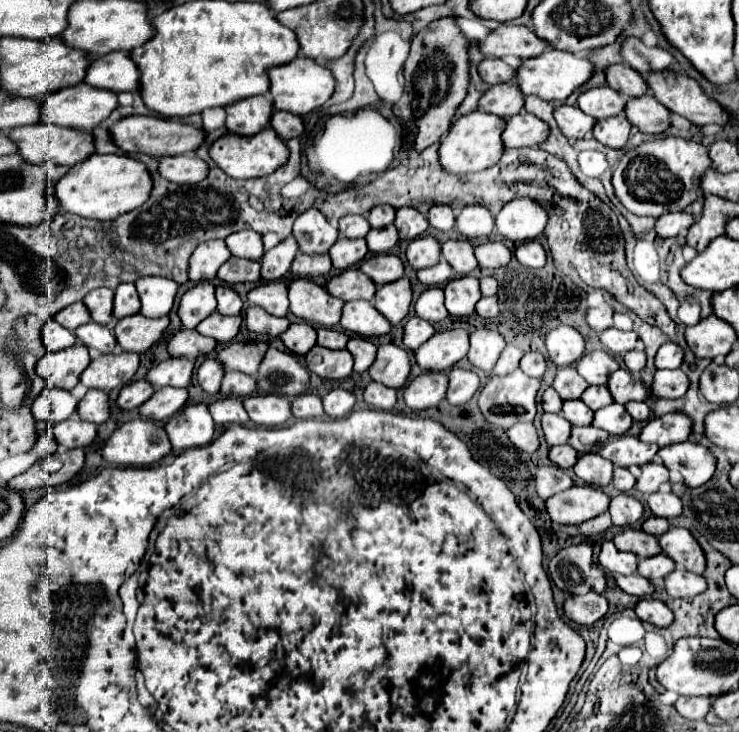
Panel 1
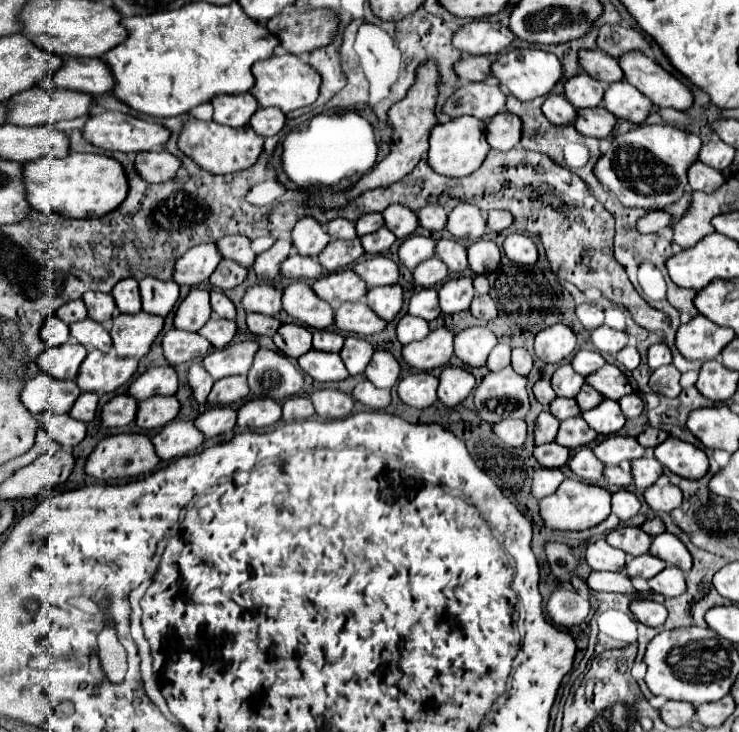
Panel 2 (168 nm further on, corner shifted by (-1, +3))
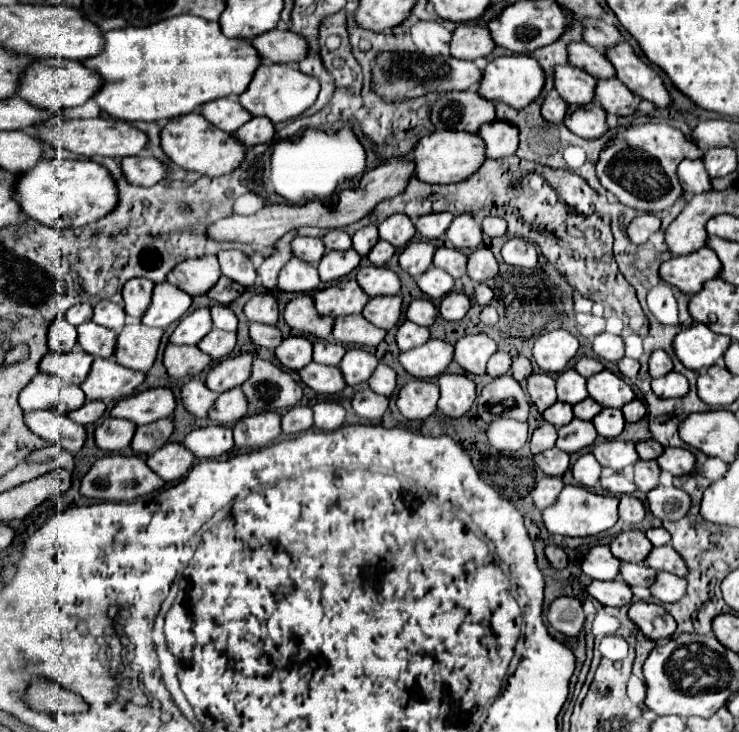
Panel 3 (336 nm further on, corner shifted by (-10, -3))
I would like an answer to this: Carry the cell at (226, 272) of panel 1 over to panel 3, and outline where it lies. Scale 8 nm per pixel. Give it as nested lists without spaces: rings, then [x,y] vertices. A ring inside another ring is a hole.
[[[222,276],[222,278],[214,284],[214,288],[208,290],[208,296],[210,296],[212,300],[220,302],[220,304],[230,304],[230,302],[236,300],[244,290],[246,290],[246,288],[244,288],[242,284],[236,284],[234,280],[228,280],[226,276]]]

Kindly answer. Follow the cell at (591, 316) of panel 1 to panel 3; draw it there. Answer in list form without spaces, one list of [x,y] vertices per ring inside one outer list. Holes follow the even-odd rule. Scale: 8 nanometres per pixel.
[[[576,314],[576,322],[578,322],[580,334],[586,338],[594,338],[600,332],[604,332],[604,328],[606,328],[606,320],[598,318],[594,314]]]

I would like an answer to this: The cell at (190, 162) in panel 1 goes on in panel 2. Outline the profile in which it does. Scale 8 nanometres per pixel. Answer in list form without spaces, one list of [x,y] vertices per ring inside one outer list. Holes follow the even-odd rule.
[[[149,150],[149,152],[137,152],[135,156],[135,170],[137,174],[151,184],[173,180],[175,172],[179,170],[181,160],[167,150]]]

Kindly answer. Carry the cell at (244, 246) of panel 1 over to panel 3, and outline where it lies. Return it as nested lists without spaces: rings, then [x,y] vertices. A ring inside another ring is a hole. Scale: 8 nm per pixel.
[[[222,250],[218,252],[218,262],[222,276],[236,280],[242,286],[252,286],[256,280],[256,268],[252,266],[250,258],[242,250]]]

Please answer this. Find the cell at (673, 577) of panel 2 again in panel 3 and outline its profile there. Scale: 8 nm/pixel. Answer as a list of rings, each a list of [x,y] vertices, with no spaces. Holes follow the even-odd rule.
[[[660,572],[652,584],[652,596],[660,602],[678,602],[686,594],[686,578],[670,572]]]

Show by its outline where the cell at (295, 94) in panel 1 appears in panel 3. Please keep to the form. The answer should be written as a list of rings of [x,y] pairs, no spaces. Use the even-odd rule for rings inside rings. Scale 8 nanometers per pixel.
[[[262,62],[254,72],[254,78],[248,90],[240,96],[240,104],[252,112],[252,116],[266,116],[274,124],[298,118],[304,110],[308,110],[320,92],[320,82],[314,76],[308,76],[298,70],[296,64],[274,64]]]

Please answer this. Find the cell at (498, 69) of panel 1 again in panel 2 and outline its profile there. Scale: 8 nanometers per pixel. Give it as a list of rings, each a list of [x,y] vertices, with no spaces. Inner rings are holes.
[[[463,56],[455,64],[455,74],[459,76],[461,84],[489,80],[489,78],[493,78],[491,76],[491,60],[487,56]]]

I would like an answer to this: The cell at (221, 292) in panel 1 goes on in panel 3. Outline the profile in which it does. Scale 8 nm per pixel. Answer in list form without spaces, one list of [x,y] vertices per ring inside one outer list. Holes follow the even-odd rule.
[[[214,304],[214,306],[210,308],[210,312],[212,312],[212,320],[214,320],[214,326],[216,326],[216,328],[236,332],[236,328],[238,328],[238,318],[236,318],[236,314],[234,314],[228,306],[224,306],[224,304]]]

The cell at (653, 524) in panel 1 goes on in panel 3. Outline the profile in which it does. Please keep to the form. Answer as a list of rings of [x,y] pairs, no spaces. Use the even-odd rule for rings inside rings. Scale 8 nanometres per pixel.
[[[650,528],[646,530],[646,536],[654,546],[664,546],[670,542],[670,534],[664,528]]]

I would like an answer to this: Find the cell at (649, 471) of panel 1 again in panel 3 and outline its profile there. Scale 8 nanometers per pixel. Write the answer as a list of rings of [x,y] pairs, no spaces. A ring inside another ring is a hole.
[[[638,460],[634,464],[634,484],[642,492],[650,492],[660,484],[660,466],[657,460]]]

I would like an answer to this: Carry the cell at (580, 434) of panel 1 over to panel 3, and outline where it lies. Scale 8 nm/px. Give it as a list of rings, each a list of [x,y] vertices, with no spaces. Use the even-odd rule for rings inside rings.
[[[574,418],[570,424],[566,424],[566,426],[562,426],[558,430],[556,446],[560,450],[572,454],[572,452],[578,452],[578,450],[594,444],[596,438],[598,438],[598,432],[596,432],[596,428],[594,428],[592,422]]]

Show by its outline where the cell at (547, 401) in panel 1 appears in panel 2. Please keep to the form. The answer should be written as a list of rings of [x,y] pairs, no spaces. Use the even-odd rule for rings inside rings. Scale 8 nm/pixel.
[[[539,380],[539,382],[535,382],[535,384],[533,384],[533,394],[535,394],[537,402],[541,402],[543,406],[547,406],[547,404],[555,398],[555,392],[553,392],[549,380]]]

